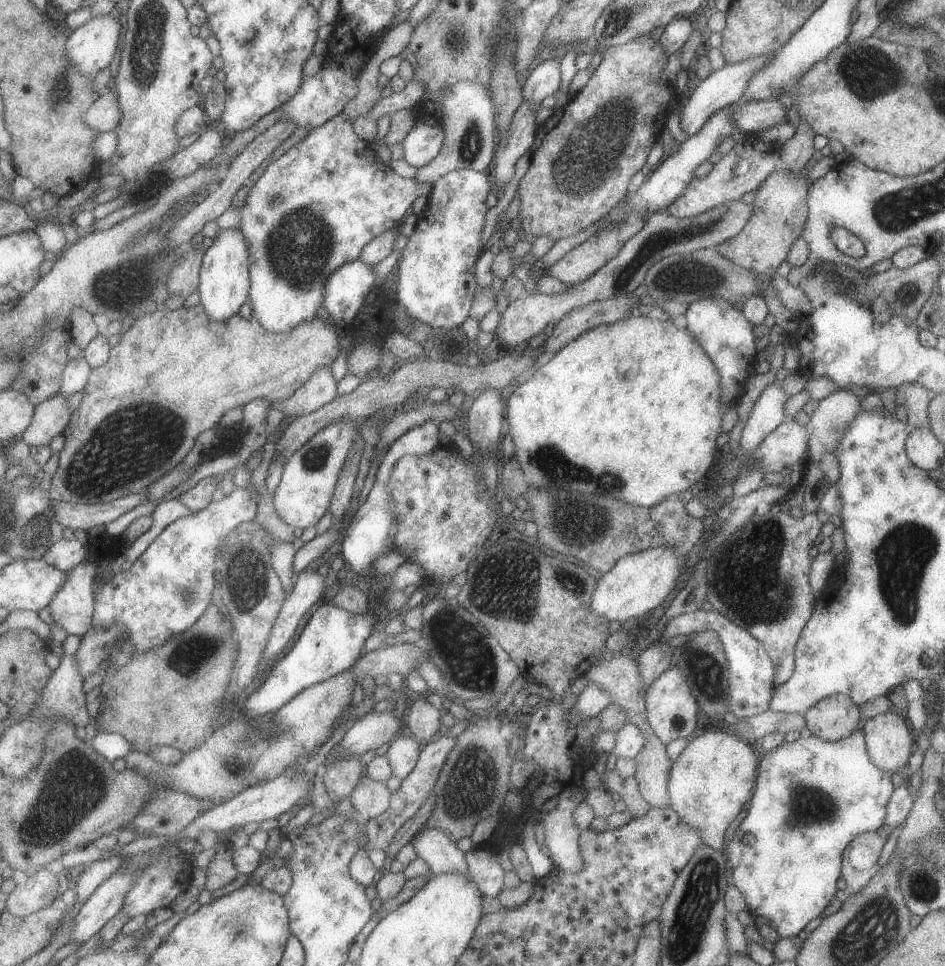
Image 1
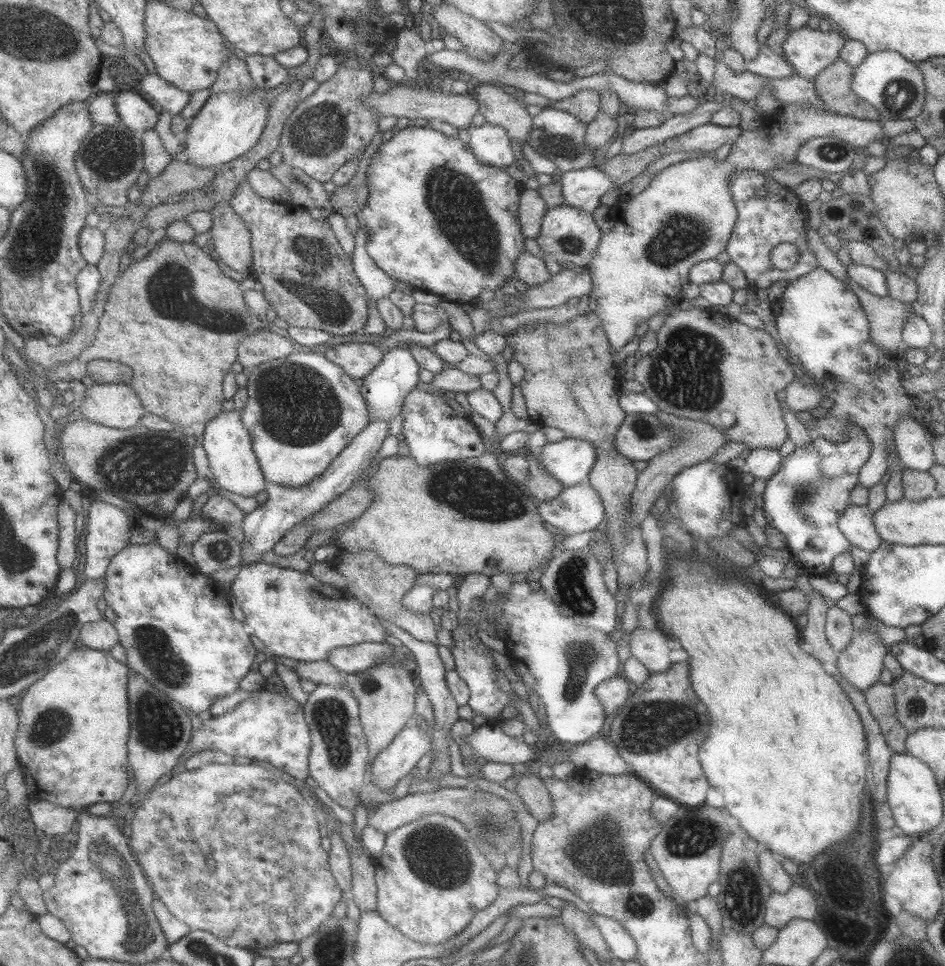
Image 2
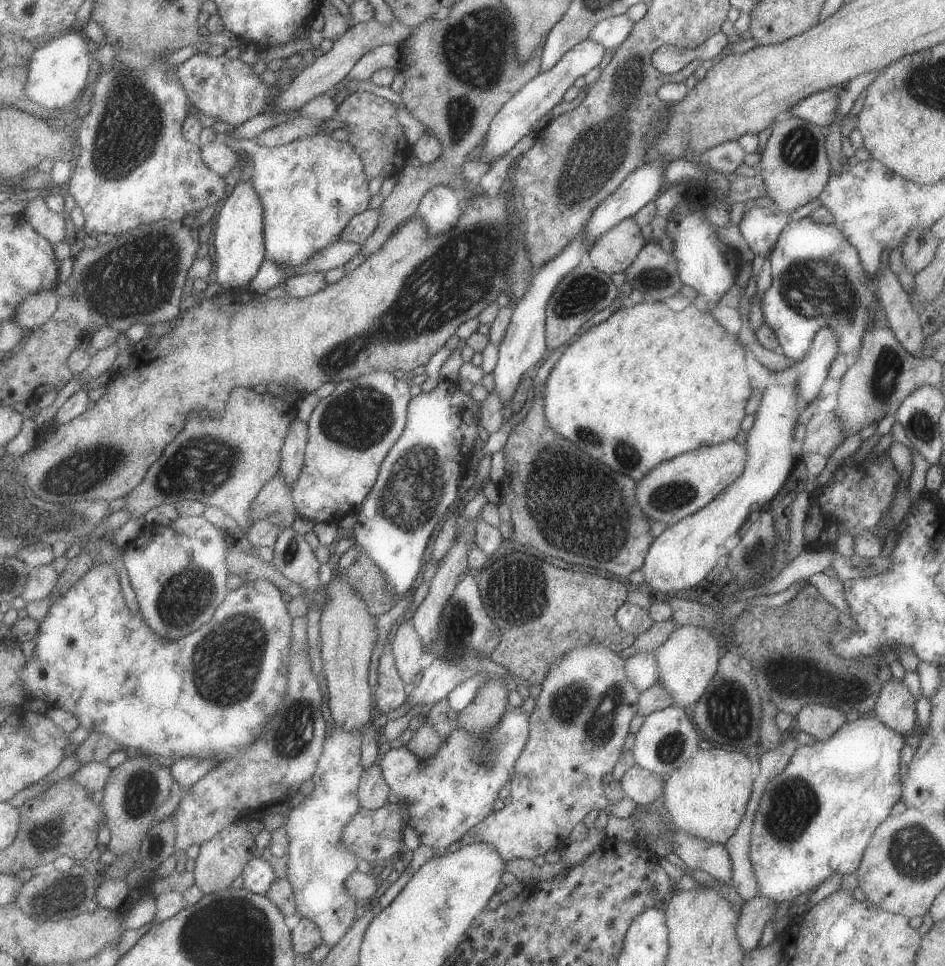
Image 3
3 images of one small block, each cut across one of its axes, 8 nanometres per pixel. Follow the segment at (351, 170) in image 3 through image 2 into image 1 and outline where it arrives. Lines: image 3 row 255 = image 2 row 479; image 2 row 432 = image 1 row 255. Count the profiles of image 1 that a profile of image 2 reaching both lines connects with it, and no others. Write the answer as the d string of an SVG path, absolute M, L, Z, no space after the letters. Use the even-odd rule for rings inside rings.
M346 114L336 117L328 124L320 126L320 128L312 129L311 134L302 144L298 144L288 154L284 154L280 160L273 162L266 174L262 176L262 179L252 185L247 203L242 208L244 218L242 228L244 234L246 234L248 244L251 245L251 302L253 315L264 324L264 328L268 328L270 332L278 333L294 332L294 330L300 328L300 324L308 324L310 320L316 320L321 304L325 304L327 299L328 280L346 264L360 260L364 256L364 248L372 244L376 238L400 227L411 213L412 206L414 206L414 202L418 200L418 197L422 195L430 197L433 189L434 185L432 183L421 182L416 178L404 178L396 170L393 170L390 165L386 164L375 150L374 145L359 136L359 133L355 130L355 122L352 122Z

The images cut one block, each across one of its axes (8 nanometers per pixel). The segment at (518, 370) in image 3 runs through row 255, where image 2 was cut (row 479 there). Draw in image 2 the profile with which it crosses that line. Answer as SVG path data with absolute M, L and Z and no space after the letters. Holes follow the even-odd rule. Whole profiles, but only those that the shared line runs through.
M582 438L547 443L537 454L544 467L567 487L586 481L596 461L595 446Z

